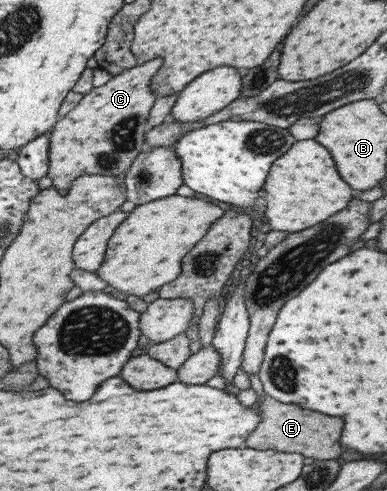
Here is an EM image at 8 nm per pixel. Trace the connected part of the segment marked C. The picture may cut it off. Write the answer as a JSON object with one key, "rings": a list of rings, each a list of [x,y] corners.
{"rings":[[[154,58],[154,60],[147,60],[146,62],[139,62],[134,65],[132,68],[127,68],[122,70],[120,74],[116,76],[111,76],[110,80],[98,88],[92,88],[90,92],[87,92],[82,96],[78,105],[71,109],[68,113],[62,116],[60,121],[56,121],[53,127],[51,128],[51,133],[49,134],[49,147],[48,147],[48,162],[47,162],[47,176],[50,178],[51,185],[60,193],[65,194],[71,185],[71,182],[82,175],[87,174],[101,174],[102,176],[114,176],[124,172],[132,164],[132,161],[135,159],[135,156],[144,149],[144,140],[143,134],[144,130],[147,128],[147,116],[149,115],[150,107],[155,101],[155,94],[153,90],[148,88],[148,83],[152,79],[152,75],[160,68],[160,58]]]}

